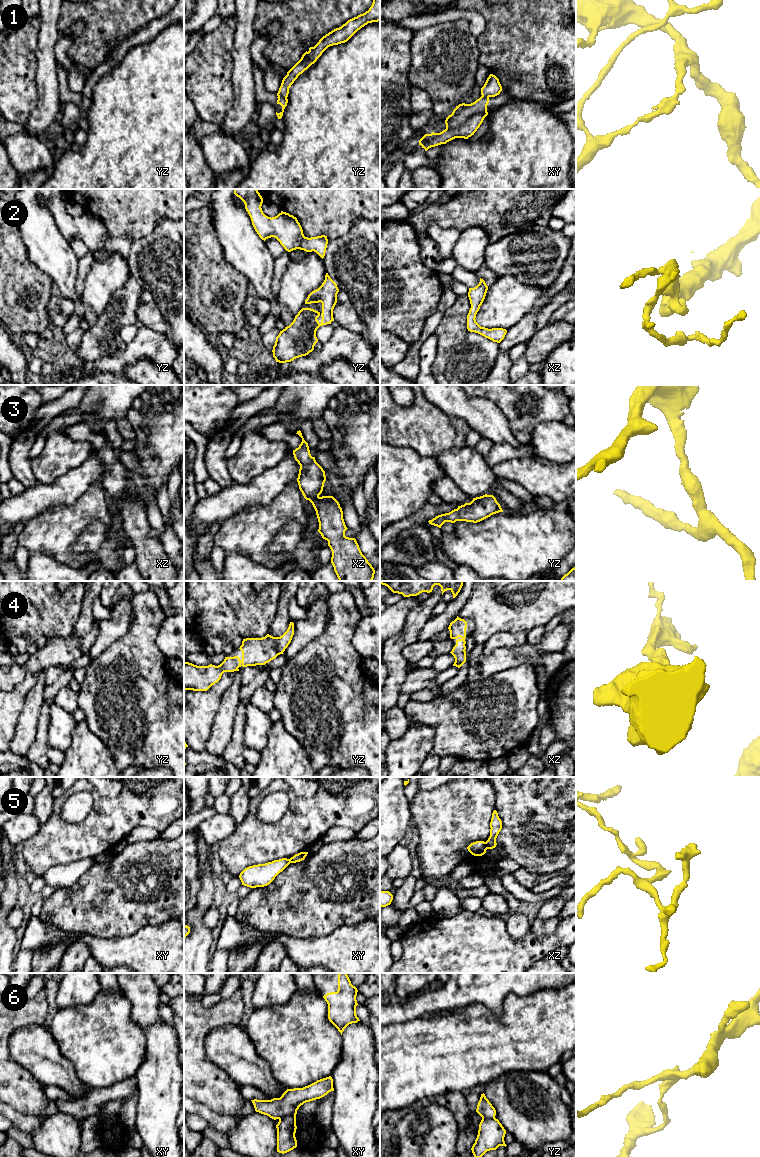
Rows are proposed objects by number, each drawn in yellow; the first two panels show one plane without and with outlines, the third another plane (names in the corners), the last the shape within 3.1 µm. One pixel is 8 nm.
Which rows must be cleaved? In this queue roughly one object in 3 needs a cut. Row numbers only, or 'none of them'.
1, 5, 6

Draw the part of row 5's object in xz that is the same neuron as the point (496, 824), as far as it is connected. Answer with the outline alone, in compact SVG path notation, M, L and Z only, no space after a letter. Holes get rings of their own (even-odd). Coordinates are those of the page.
M496 810L492 813L492 818L490 822L490 836L488 840L486 841L486 849L493 849L496 847L496 838L499 834L499 832L502 829L502 821L498 816L498 813Z

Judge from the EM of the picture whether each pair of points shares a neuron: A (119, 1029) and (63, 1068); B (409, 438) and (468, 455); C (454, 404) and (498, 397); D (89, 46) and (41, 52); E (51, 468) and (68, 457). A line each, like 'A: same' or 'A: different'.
A: different
B: different
C: different
D: different
E: same

